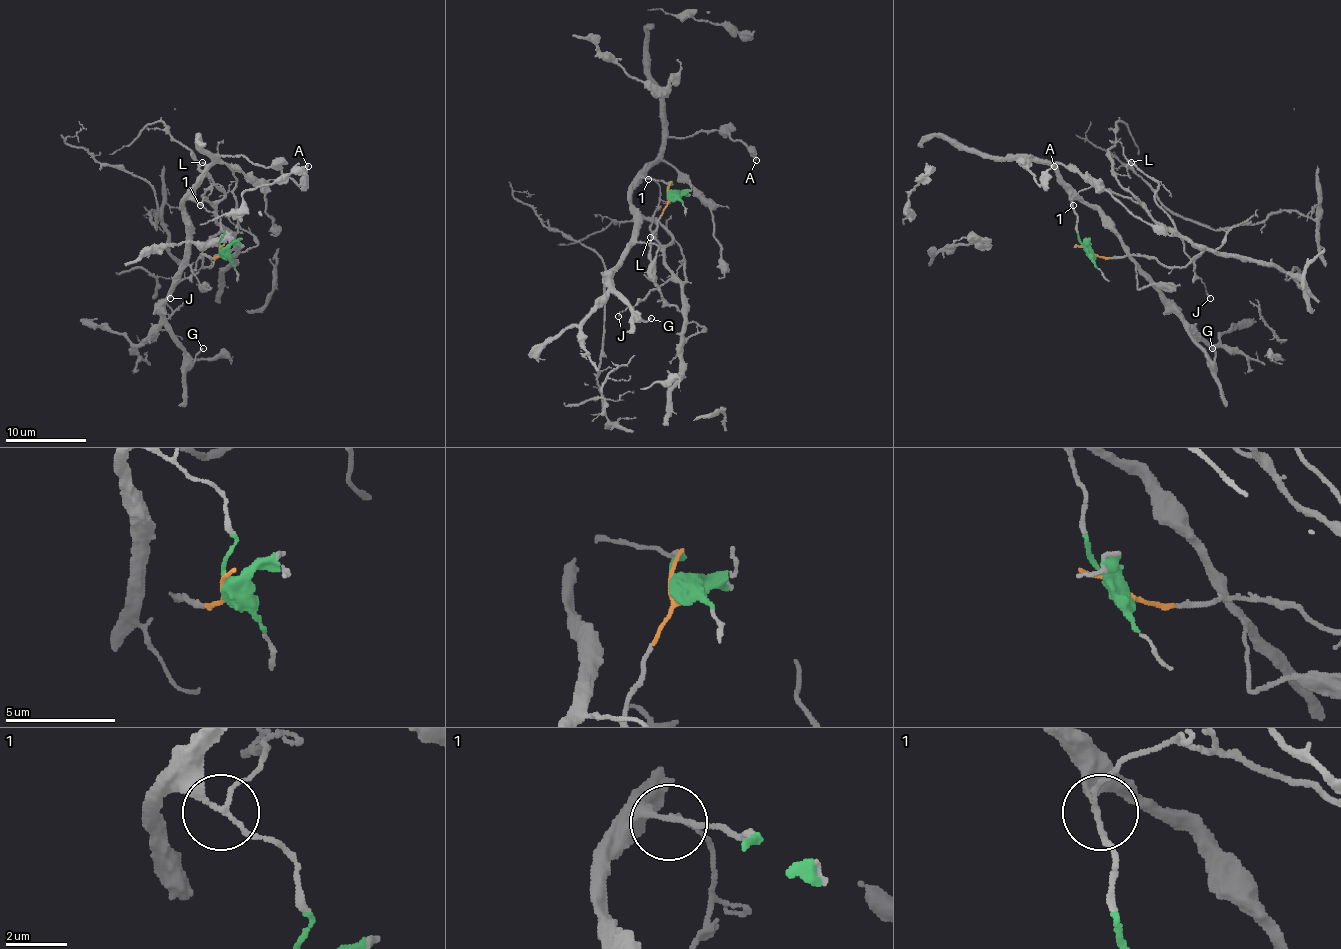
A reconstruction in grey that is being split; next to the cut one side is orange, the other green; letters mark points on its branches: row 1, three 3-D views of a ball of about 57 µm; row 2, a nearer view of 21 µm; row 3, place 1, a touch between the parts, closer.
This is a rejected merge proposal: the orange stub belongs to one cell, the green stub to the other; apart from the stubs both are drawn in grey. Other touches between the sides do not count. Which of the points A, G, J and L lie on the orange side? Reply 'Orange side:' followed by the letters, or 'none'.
Orange side: J, L

